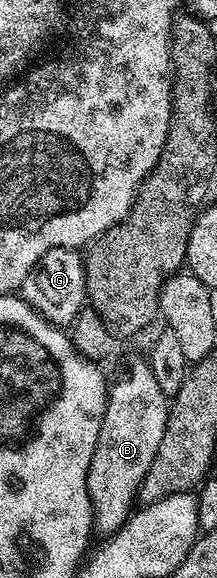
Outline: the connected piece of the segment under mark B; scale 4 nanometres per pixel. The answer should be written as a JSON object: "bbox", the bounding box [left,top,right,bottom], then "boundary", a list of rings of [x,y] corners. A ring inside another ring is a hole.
{"bbox":[88,359,170,534],"boundary":[[[147,359],[130,361],[128,369],[116,381],[111,381],[108,404],[104,408],[102,426],[98,430],[98,442],[94,446],[94,458],[90,458],[88,471],[88,493],[92,507],[92,523],[96,532],[113,534],[119,531],[133,513],[132,503],[137,503],[142,478],[146,470],[150,470],[150,462],[154,462],[154,454],[158,454],[158,442],[162,442],[162,434],[166,434],[169,403],[170,397],[158,386]]]}

